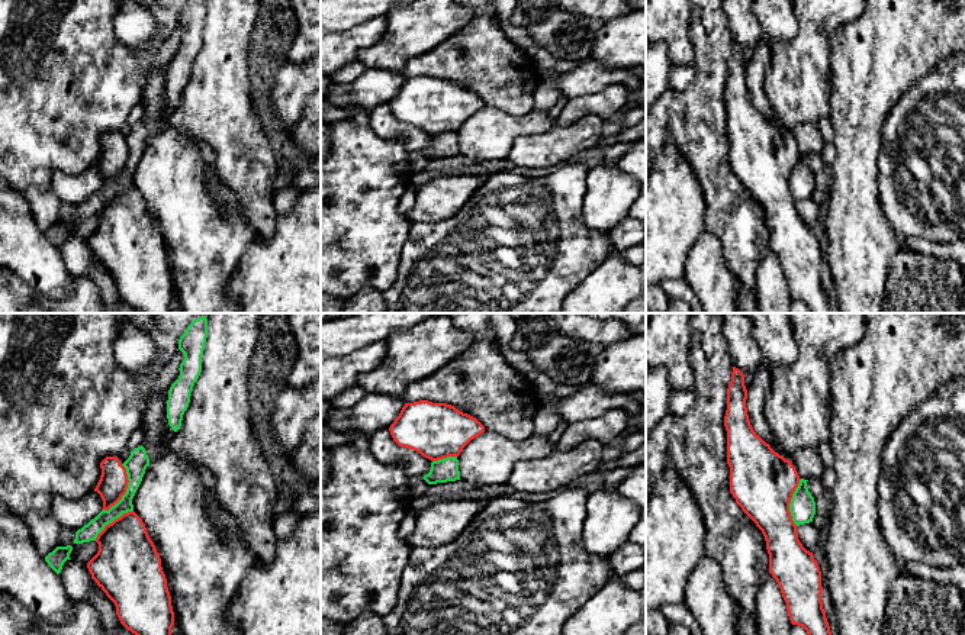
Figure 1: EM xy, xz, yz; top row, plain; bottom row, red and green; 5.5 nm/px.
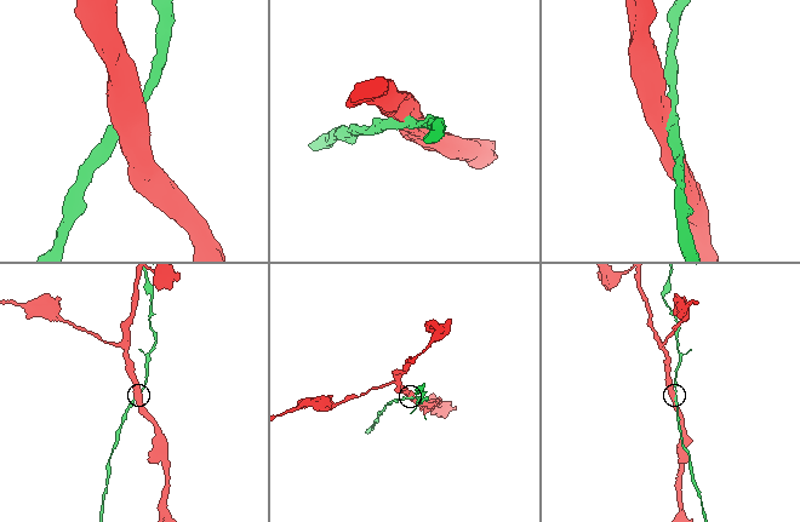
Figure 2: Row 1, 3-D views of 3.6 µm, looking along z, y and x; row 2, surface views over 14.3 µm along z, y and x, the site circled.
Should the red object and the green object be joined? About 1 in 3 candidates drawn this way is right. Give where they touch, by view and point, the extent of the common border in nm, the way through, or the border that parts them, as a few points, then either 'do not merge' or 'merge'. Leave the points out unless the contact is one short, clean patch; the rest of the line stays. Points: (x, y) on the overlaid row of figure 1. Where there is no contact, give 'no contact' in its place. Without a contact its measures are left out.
xy (125, 490) | 280 nm | along xy (122, 464), (128, 480), (126, 492), (113, 505), (102, 511) | do not merge

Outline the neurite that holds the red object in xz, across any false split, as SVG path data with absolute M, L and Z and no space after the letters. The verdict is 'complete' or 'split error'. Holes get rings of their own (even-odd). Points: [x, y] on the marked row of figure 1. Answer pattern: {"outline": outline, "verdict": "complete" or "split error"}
{"outline": "M419 400L405 403L389 431L399 447L438 461L459 457L472 439L485 432L485 426L451 404Z", "verdict": "complete"}

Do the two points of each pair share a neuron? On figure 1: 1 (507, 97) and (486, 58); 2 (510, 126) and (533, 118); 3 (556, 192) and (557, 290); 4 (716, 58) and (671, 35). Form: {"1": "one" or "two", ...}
{"1": "one", "2": "one", "3": "one", "4": "two"}

